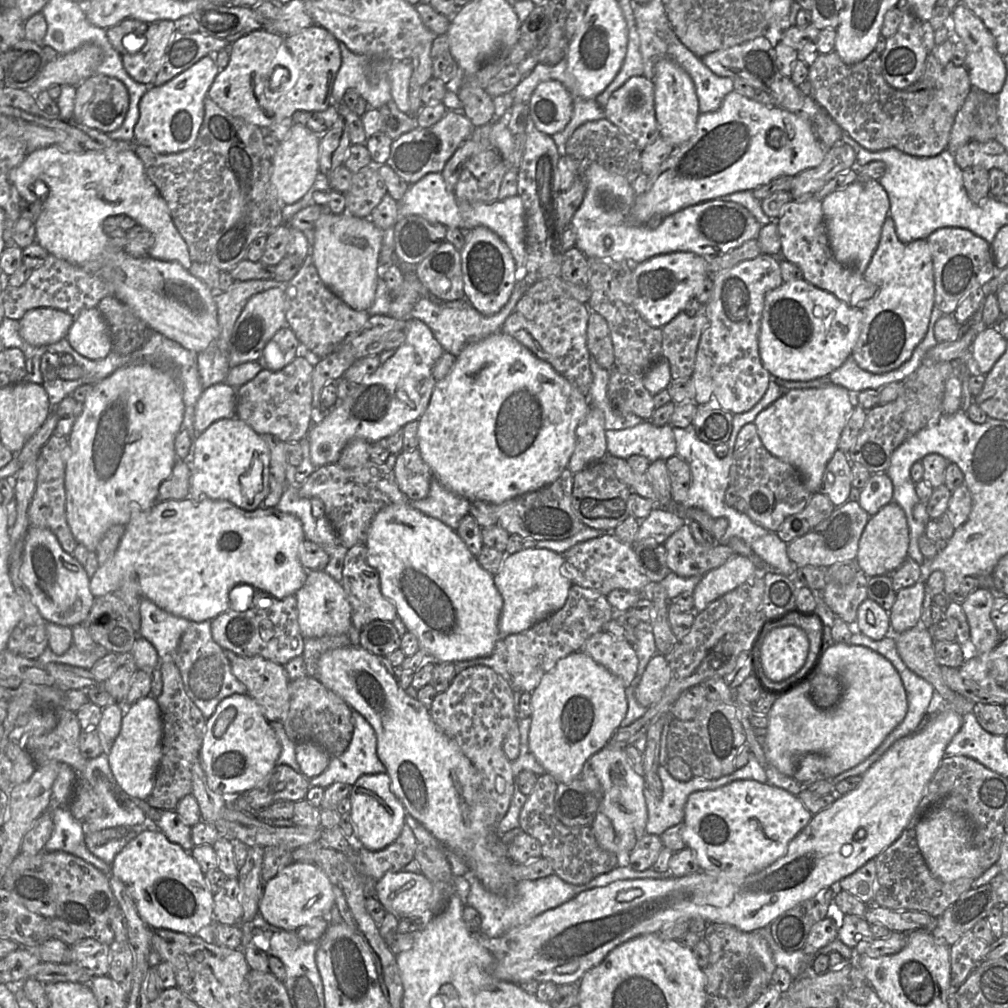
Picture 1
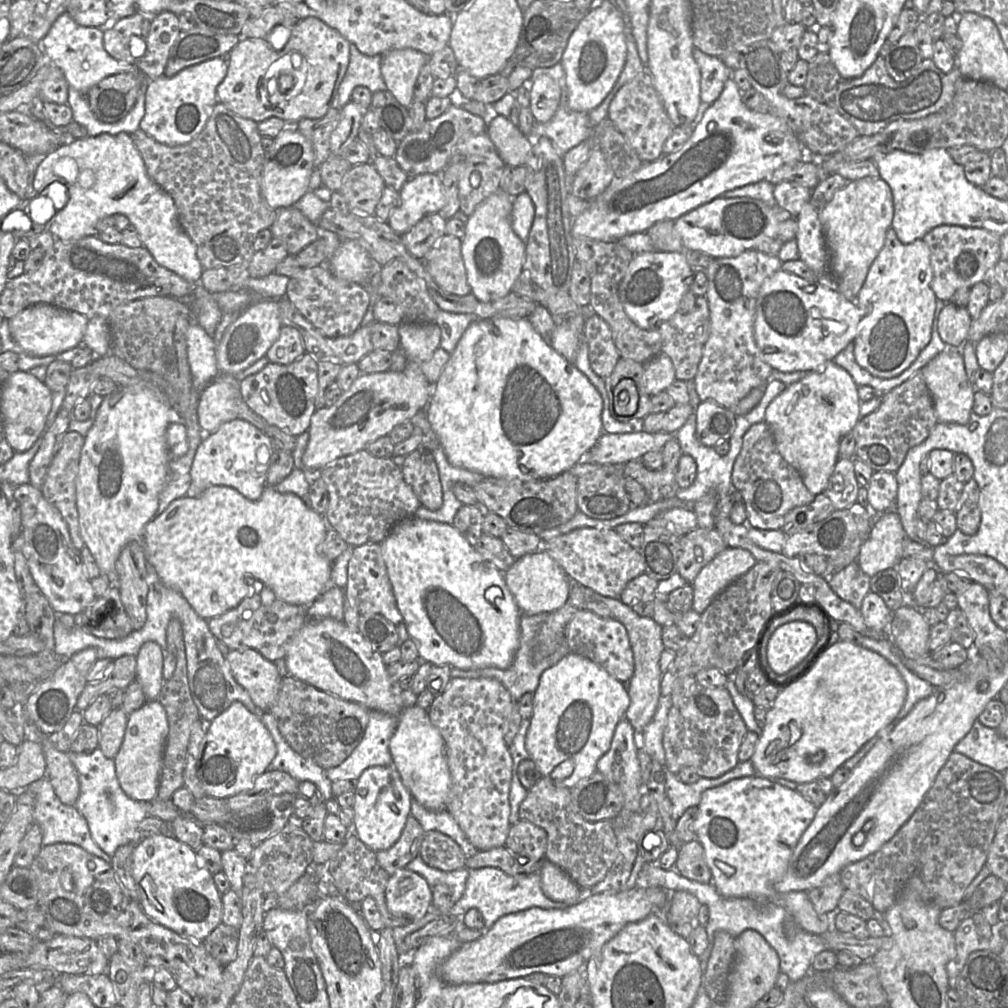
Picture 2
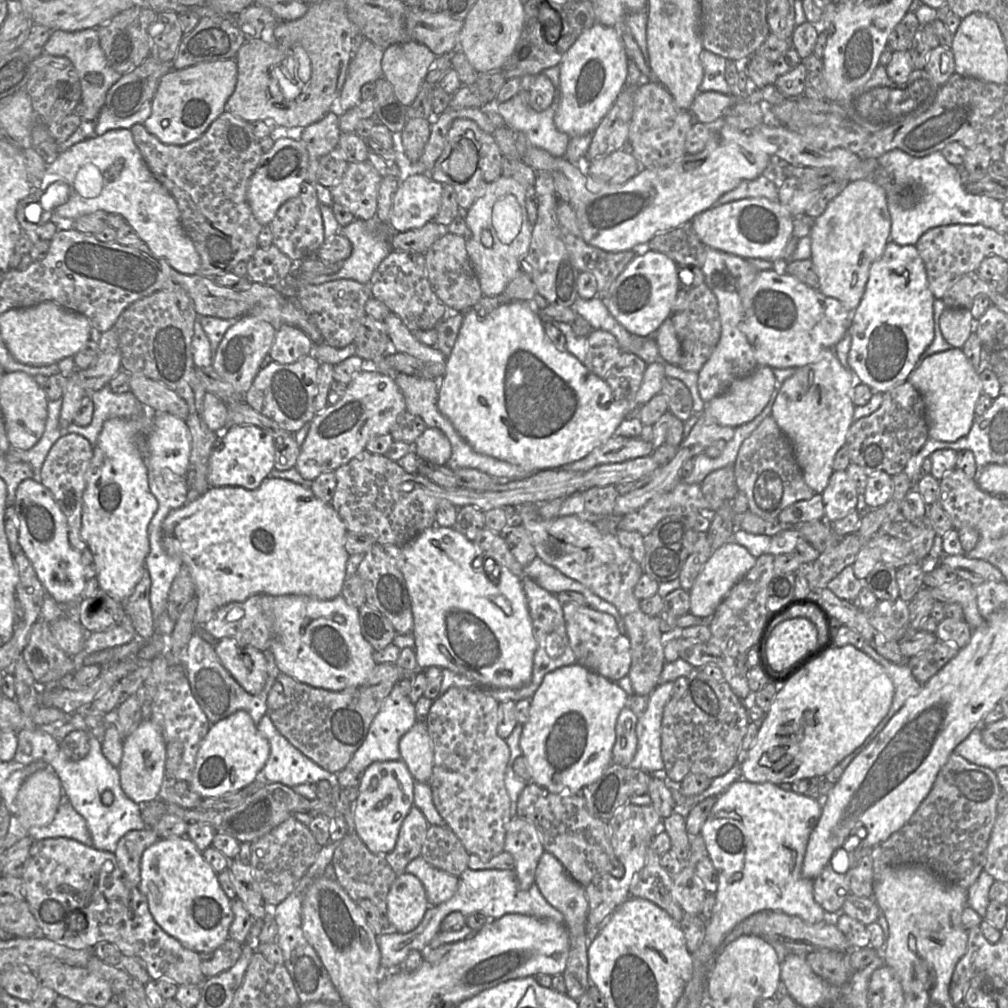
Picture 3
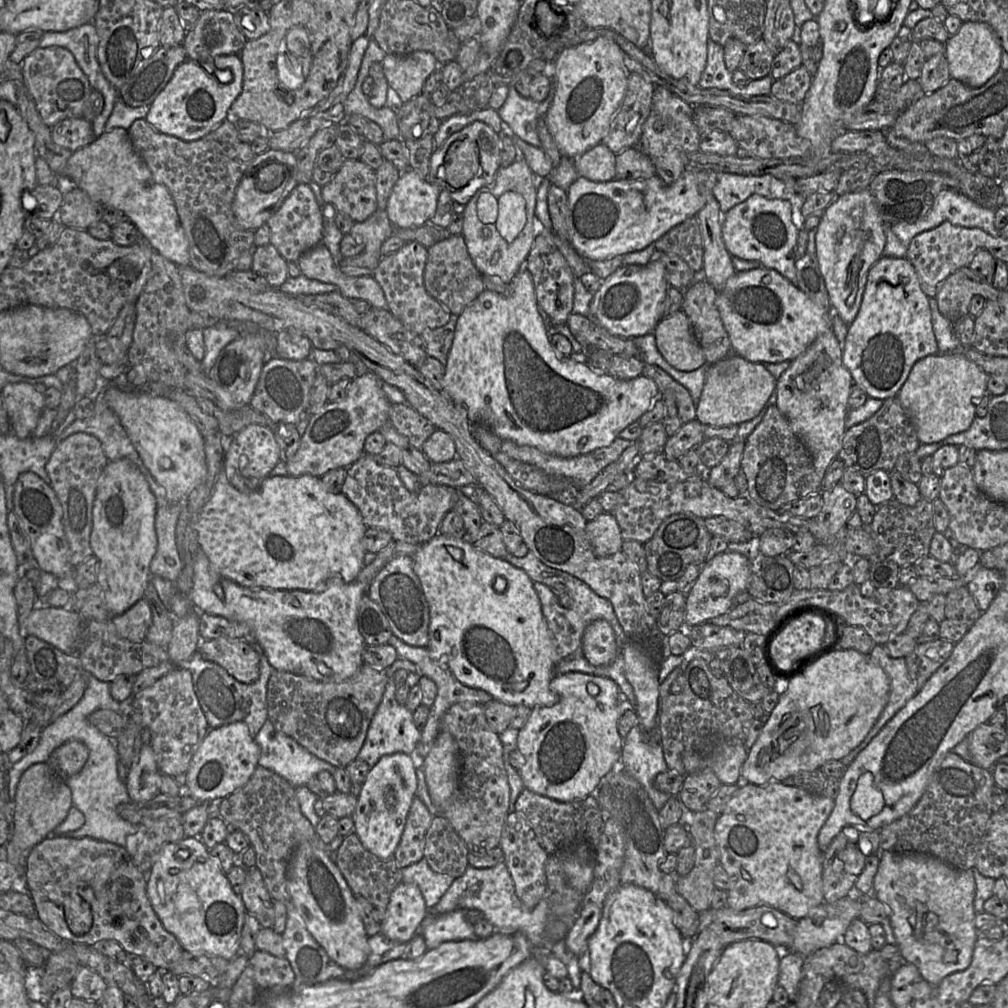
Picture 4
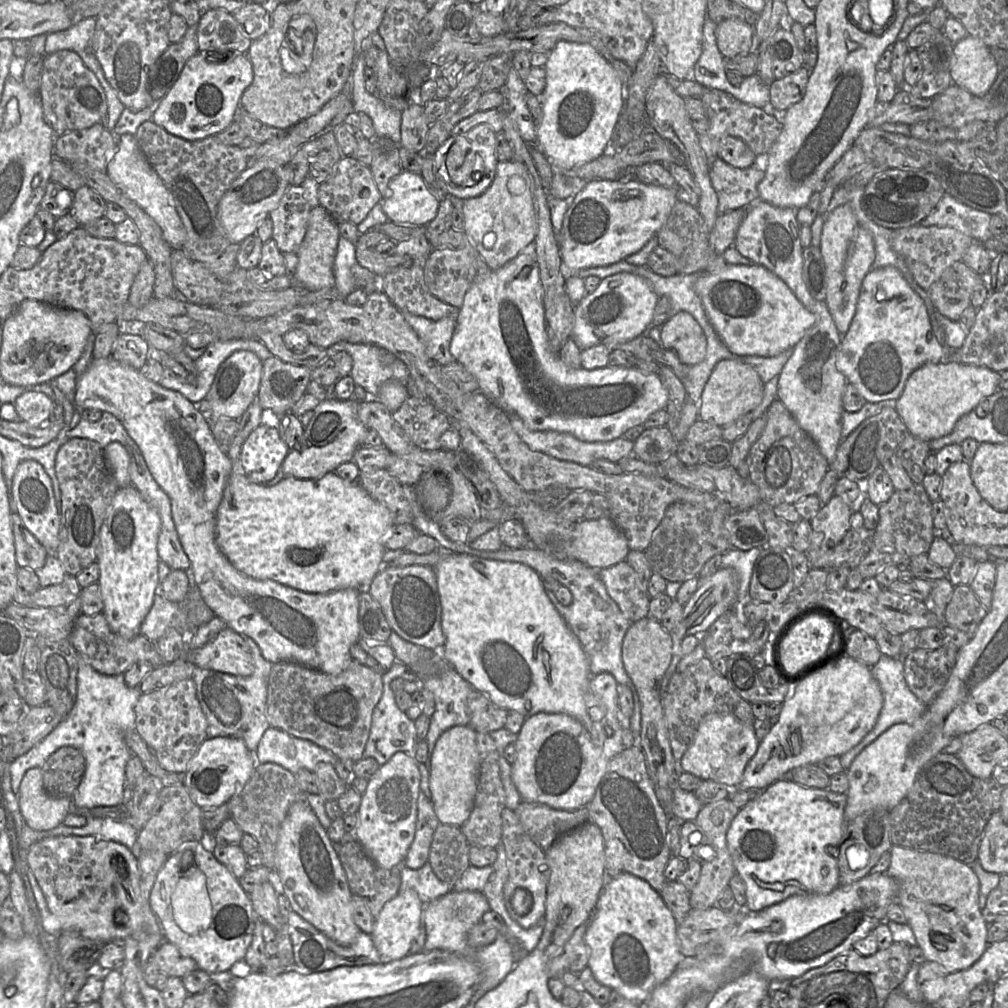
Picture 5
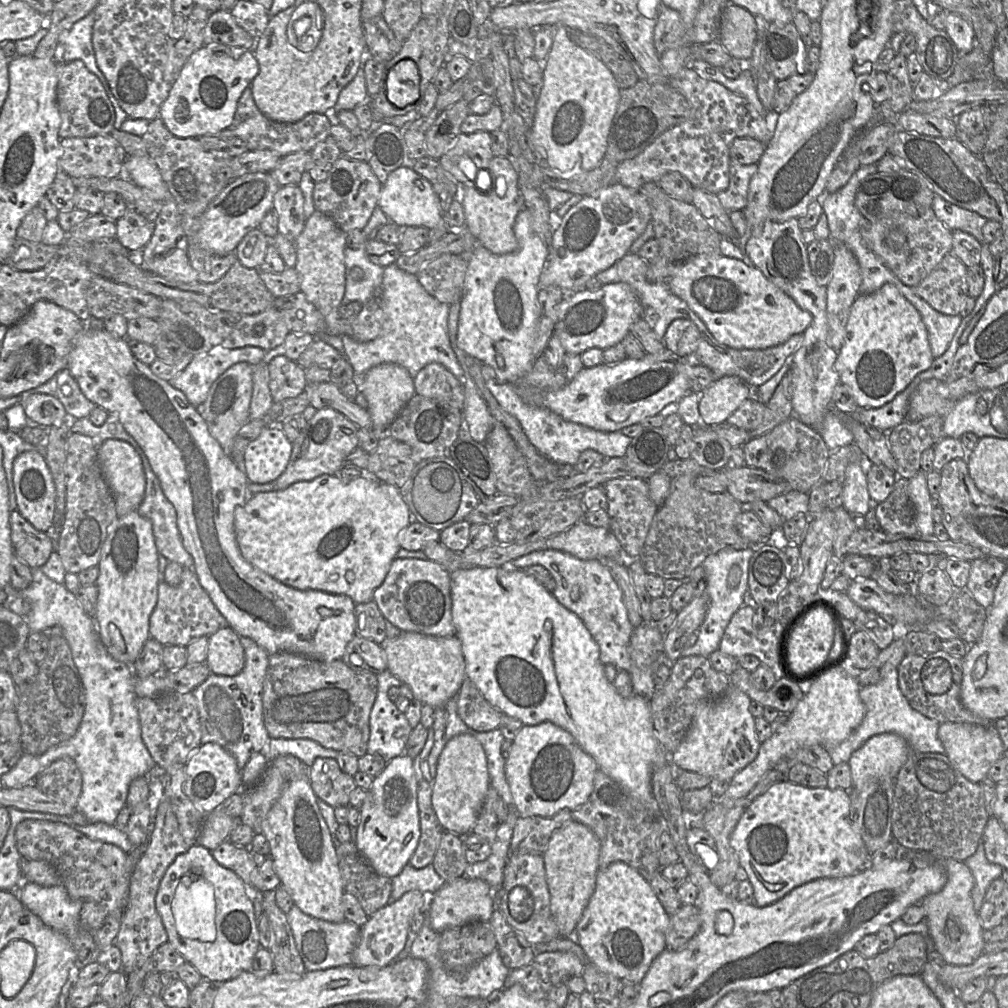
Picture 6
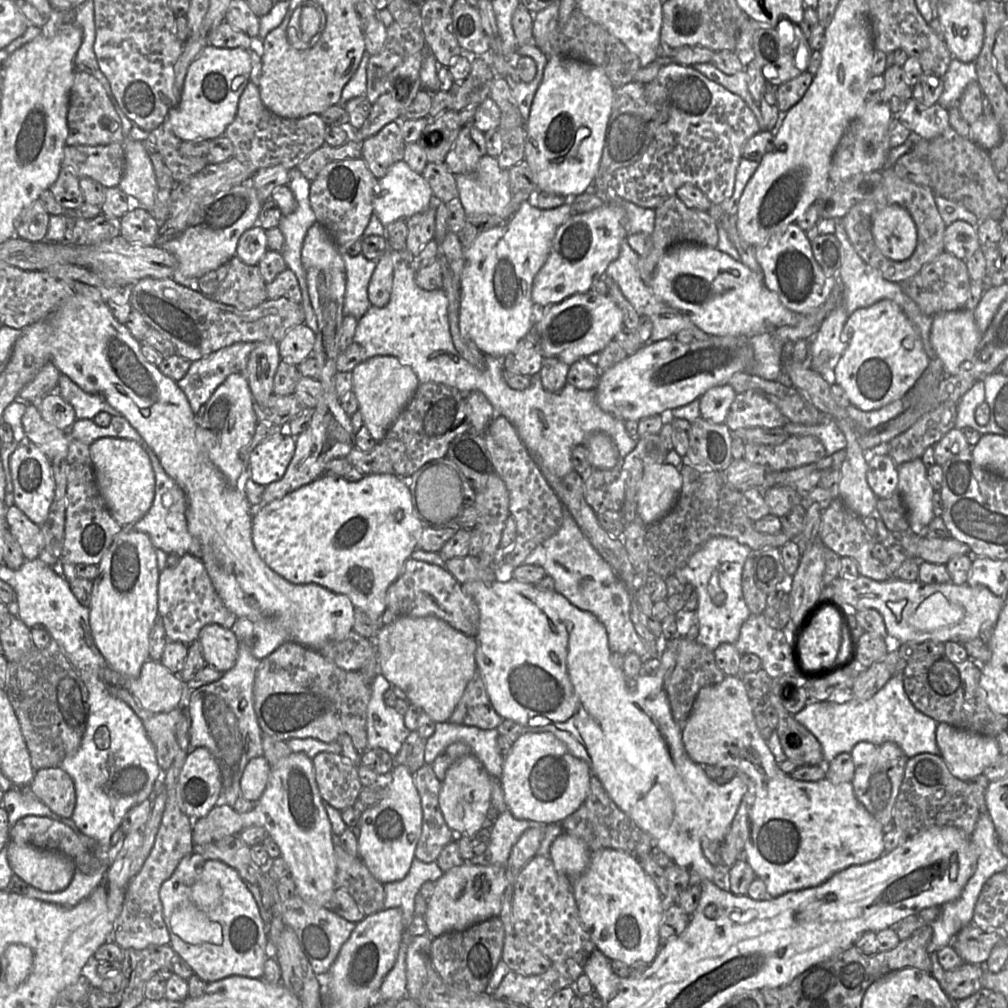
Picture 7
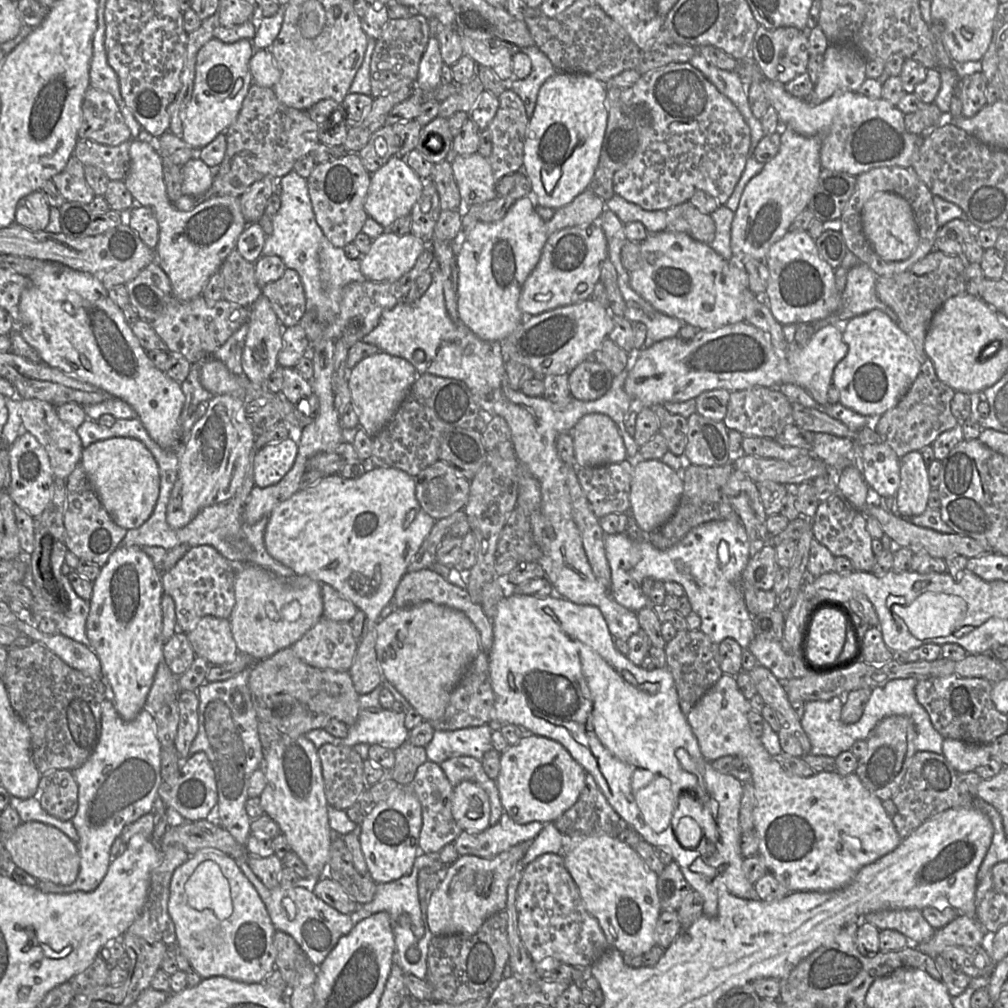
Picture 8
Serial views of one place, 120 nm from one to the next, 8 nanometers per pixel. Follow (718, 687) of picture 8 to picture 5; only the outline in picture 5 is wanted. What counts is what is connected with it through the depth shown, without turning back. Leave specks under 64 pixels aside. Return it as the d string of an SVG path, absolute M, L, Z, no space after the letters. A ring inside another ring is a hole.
M710 713L701 720L694 740L681 759L684 772L713 780L733 789L740 785L744 770L757 752L760 742L753 723L744 723L728 714ZM777 780L769 785L759 797L751 800L743 808L740 809L727 831L726 838L736 874L742 878L746 886L747 902L745 908L748 911L761 911L771 905L786 900L790 896L797 894L829 894L839 886L839 868L837 857L838 848L842 841L846 827L844 818L846 803L846 793L834 793L829 789L809 788L796 784L793 781Z

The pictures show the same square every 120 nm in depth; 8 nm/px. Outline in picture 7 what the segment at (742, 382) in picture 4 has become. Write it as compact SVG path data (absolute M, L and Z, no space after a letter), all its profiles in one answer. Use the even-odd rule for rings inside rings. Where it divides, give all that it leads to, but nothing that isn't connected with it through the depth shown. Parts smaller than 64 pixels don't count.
M728 384L708 389L699 398L700 417L714 424L724 423L736 394Z

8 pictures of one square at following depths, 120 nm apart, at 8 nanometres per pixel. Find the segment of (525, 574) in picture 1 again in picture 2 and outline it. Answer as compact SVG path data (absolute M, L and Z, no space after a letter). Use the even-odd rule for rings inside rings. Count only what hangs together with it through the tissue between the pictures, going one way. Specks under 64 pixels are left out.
M543 548L516 559L514 564L504 572L504 577L522 615L551 613L561 608L570 594L571 579Z

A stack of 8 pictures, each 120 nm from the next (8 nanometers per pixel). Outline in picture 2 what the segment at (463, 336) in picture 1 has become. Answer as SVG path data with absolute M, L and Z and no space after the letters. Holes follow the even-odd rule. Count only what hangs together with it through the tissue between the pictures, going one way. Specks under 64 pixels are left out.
M439 309L434 322L439 326L439 347L451 354L470 324L479 318L474 314L452 313Z

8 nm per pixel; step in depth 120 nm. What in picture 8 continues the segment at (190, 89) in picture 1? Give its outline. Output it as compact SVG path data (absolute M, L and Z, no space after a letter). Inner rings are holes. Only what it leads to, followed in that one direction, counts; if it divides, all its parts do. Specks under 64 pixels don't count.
M213 37L198 51L193 91L185 108L181 134L181 139L195 150L205 147L218 134L225 133L236 119L244 97L252 85L249 70L252 55L251 40L247 39L223 43Z

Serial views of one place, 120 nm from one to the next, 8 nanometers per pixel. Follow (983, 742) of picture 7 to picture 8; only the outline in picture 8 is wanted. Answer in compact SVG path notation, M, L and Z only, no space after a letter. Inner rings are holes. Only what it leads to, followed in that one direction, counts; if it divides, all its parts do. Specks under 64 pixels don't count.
M950 738L943 740L942 755L958 773L974 771L991 759L989 744L968 743Z

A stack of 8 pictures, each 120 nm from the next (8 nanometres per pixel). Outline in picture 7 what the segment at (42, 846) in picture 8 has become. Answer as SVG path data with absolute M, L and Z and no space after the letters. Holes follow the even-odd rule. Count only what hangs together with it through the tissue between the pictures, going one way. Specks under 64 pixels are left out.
M9 841L7 859L13 873L44 892L60 892L71 883L77 870L69 856L55 850Z

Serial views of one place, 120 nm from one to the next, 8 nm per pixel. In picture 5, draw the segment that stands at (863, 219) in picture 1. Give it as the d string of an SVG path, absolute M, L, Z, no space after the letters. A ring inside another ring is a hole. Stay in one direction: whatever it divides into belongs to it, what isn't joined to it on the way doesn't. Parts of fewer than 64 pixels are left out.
M841 205L826 215L820 243L827 275L826 304L839 333L847 333L856 312L862 282L873 269L875 247L871 234L862 227L849 205Z

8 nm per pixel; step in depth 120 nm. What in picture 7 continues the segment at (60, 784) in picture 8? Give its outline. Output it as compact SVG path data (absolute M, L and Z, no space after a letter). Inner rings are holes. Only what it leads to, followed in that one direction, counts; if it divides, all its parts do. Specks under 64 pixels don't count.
M60 767L38 770L29 785L34 796L55 814L71 818L76 805L72 778Z

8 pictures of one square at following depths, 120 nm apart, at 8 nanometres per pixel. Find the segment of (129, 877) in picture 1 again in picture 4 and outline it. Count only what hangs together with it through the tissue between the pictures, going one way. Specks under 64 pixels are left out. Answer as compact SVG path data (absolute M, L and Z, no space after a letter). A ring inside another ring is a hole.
M185 837L178 842L163 846L146 876L146 893L161 924L179 941L184 951L195 955L219 956L226 960L231 960L239 952L241 932L247 910L240 896L233 891L219 863L209 854L208 848L200 838ZM180 849L188 849L190 856L185 860L179 860L177 852ZM180 884L187 884L196 892L198 908L191 909L189 912L179 912L177 910L176 890Z

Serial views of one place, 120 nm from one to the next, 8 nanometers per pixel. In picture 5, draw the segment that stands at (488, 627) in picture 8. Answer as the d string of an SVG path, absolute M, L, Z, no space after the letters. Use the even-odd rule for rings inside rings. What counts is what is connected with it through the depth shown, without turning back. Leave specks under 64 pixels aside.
M386 567L373 578L368 593L379 603L390 627L402 639L427 649L443 648L445 636L441 627L441 603L433 567Z

